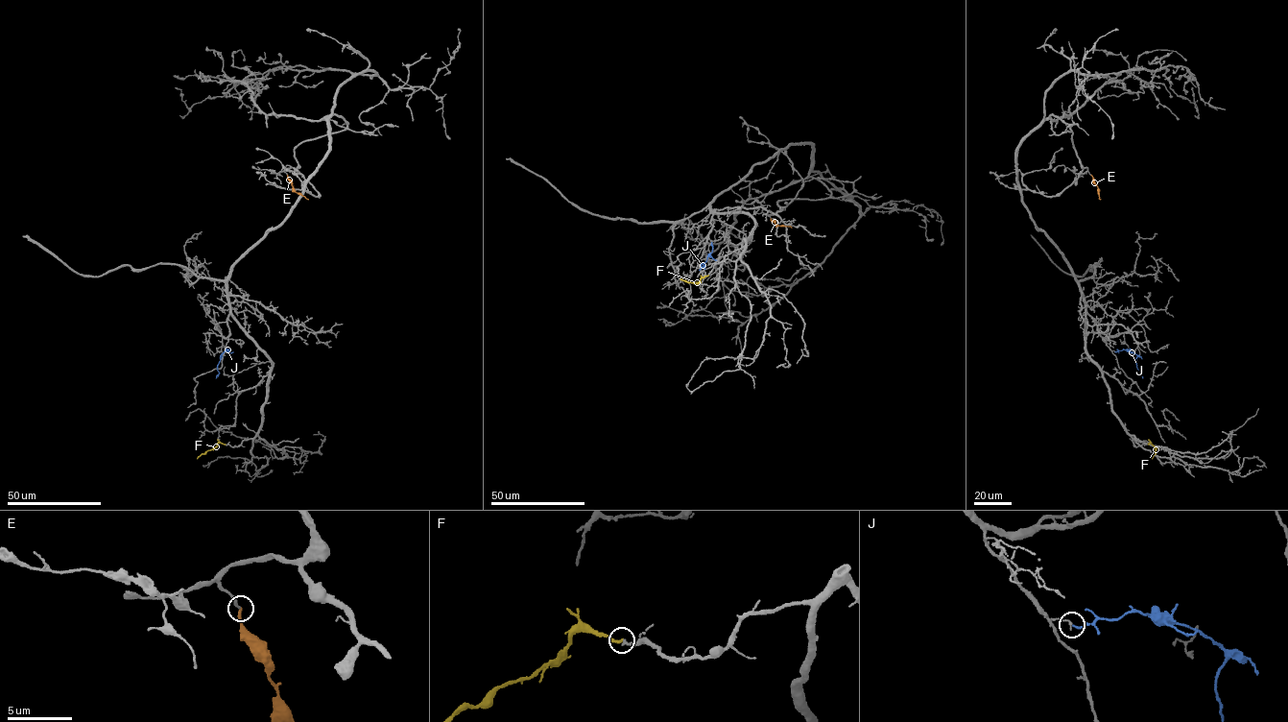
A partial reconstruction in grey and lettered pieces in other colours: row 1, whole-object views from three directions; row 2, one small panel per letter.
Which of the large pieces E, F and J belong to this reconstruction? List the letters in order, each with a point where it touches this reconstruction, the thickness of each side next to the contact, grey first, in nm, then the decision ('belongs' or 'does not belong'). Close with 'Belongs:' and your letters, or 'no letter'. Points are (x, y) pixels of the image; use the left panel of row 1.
E: (287, 175) | 180/220 nm | belongs
F: (225, 444) | 220/220 nm | belongs
J: (228, 351) | 140/160 nm | does not belong
Belongs: E, F

